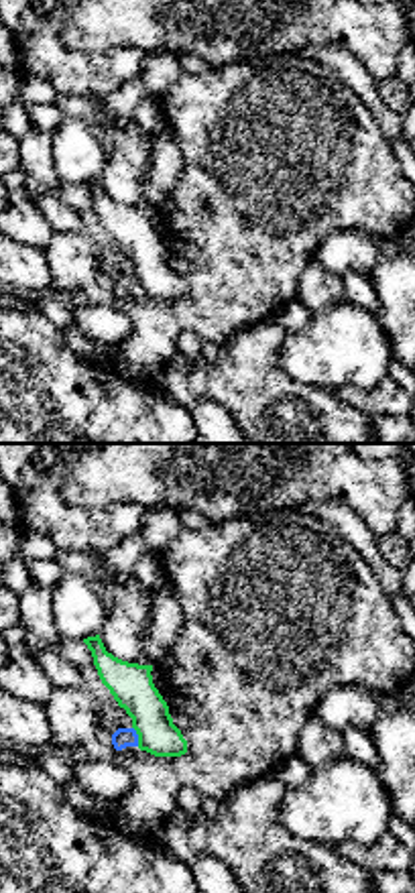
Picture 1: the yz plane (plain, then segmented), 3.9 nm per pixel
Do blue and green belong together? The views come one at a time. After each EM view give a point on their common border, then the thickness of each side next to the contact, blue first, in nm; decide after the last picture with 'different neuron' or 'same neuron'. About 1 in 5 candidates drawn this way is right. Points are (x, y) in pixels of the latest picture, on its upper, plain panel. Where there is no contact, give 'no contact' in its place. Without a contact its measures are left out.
meets blue at (137, 281); 80 nm thick on the blue side, 170 nm on the other

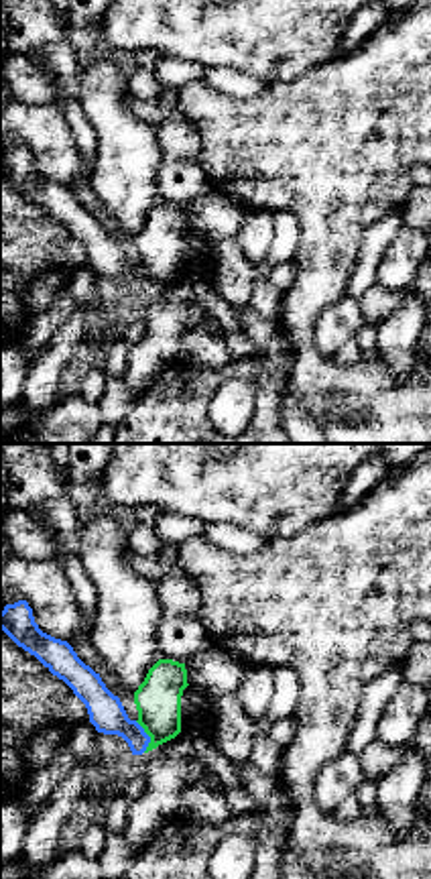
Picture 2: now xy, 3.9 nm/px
meets blue at (149, 281); 140 nm thick on the blue side, 180 nm on the other

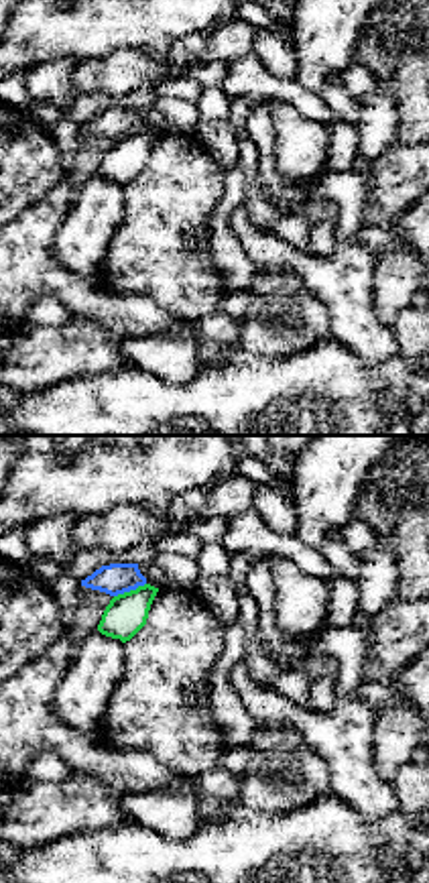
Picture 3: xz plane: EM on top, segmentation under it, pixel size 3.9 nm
meets blue at (129, 135); 130 nm thick on the blue side, 160 nm on the other

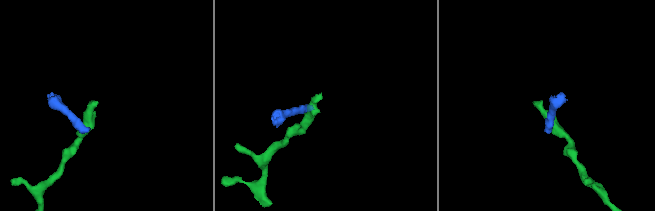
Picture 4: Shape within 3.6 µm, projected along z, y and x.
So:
different neuron

